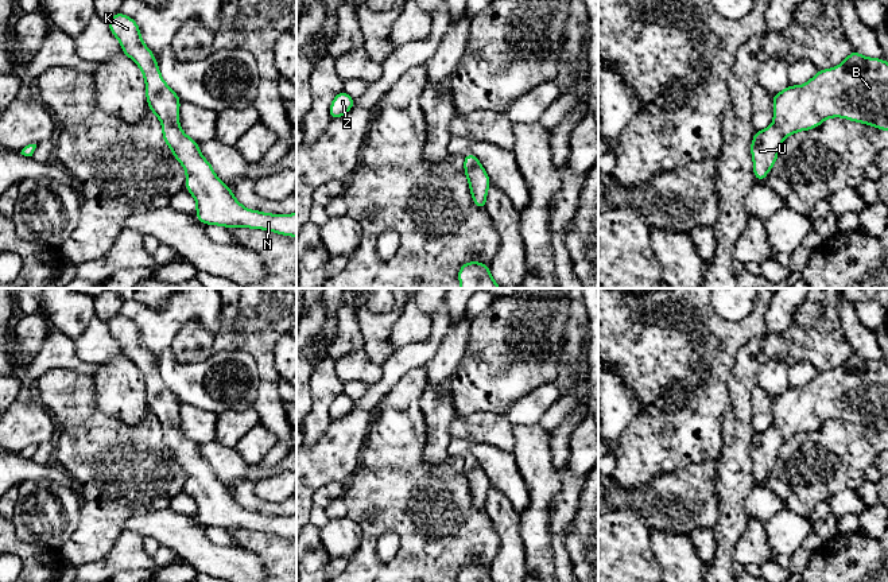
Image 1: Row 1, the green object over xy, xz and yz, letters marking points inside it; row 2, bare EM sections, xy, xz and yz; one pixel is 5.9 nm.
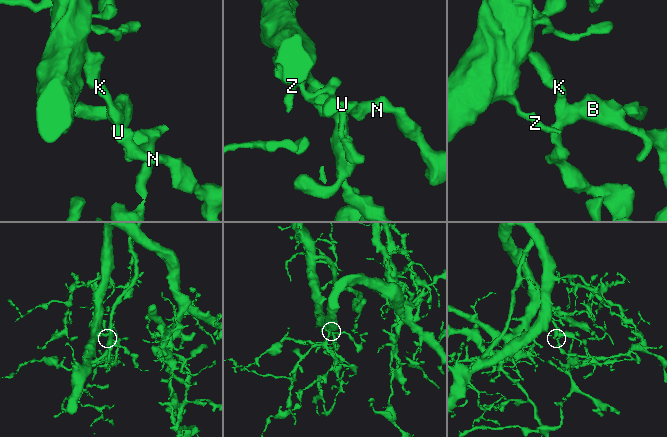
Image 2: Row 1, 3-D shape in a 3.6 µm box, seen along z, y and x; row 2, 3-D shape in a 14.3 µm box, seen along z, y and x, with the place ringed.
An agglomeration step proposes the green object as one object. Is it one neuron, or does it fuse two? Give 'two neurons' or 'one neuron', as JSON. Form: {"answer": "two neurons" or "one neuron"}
{"answer": "one neuron"}

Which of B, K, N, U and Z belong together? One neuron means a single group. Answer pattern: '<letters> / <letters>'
B K N U Z

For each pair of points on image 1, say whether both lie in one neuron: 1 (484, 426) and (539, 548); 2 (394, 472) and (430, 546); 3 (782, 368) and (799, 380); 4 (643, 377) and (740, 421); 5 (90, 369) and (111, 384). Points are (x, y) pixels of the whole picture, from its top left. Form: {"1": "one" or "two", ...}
{"1": "two", "2": "one", "3": "two", "4": "two", "5": "two"}

